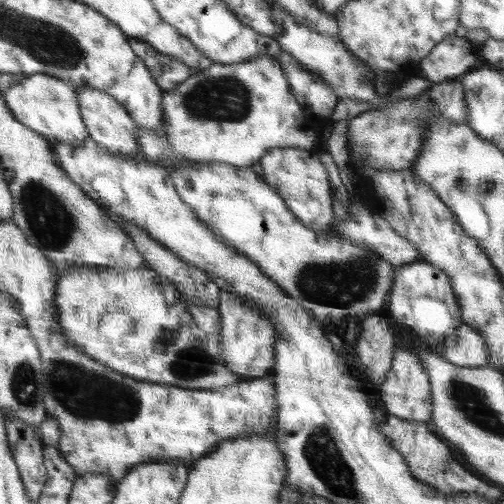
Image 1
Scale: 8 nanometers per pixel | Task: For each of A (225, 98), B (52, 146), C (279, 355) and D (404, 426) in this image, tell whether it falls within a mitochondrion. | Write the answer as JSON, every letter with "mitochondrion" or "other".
{"A":"mitochondrion","B":"other","C":"other","D":"other"}

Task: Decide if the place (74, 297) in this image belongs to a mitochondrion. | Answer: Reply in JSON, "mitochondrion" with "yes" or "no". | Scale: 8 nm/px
{"mitochondrion":"no"}

